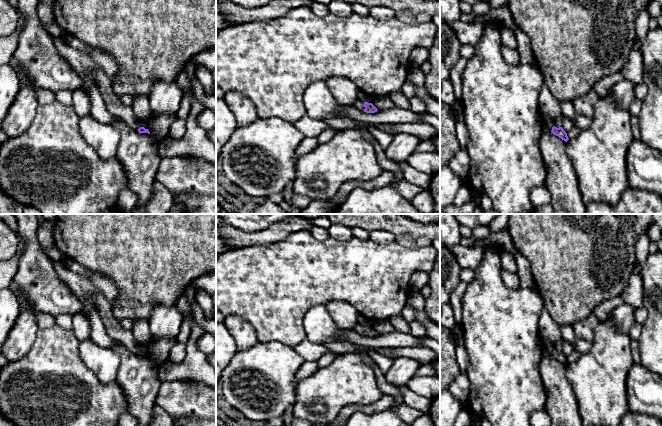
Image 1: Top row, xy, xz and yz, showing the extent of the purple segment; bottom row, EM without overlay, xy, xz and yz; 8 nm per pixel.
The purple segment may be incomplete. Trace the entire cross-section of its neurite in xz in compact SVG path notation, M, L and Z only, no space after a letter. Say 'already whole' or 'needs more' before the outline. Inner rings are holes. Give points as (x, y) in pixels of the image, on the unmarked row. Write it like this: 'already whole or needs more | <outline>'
needs more | M356 325L352 329L354 332L358 333L361 336L366 336L366 337L375 337L377 336L377 332L372 328L368 326L361 326L361 325Z

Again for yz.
needs more | M563 340L556 341L553 344L554 344L554 350L552 351L551 356L554 359L556 359L559 362L561 362L562 364L564 364L565 366L567 366L569 364L569 362L567 360L567 357L562 352Z

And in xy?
needs more | M54 261L53 266L59 278L71 289L77 298L86 296L88 301L95 305L111 338L123 344L133 354L139 357L150 358L148 353L138 349L139 342L134 337L132 330L121 326L120 321L113 315L111 303L98 288L70 270L63 261Z

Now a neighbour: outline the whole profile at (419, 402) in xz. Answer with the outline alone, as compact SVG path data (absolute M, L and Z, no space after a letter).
M400 385L397 386L397 388L400 390L402 402L412 408L421 410L424 414L428 414L431 399L417 395L411 391L407 385Z

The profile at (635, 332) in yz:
M635 323L631 329L630 329L630 332L629 332L629 337L631 340L636 340L638 341L638 339L640 338L641 336L641 332L642 332L642 324L640 323Z

